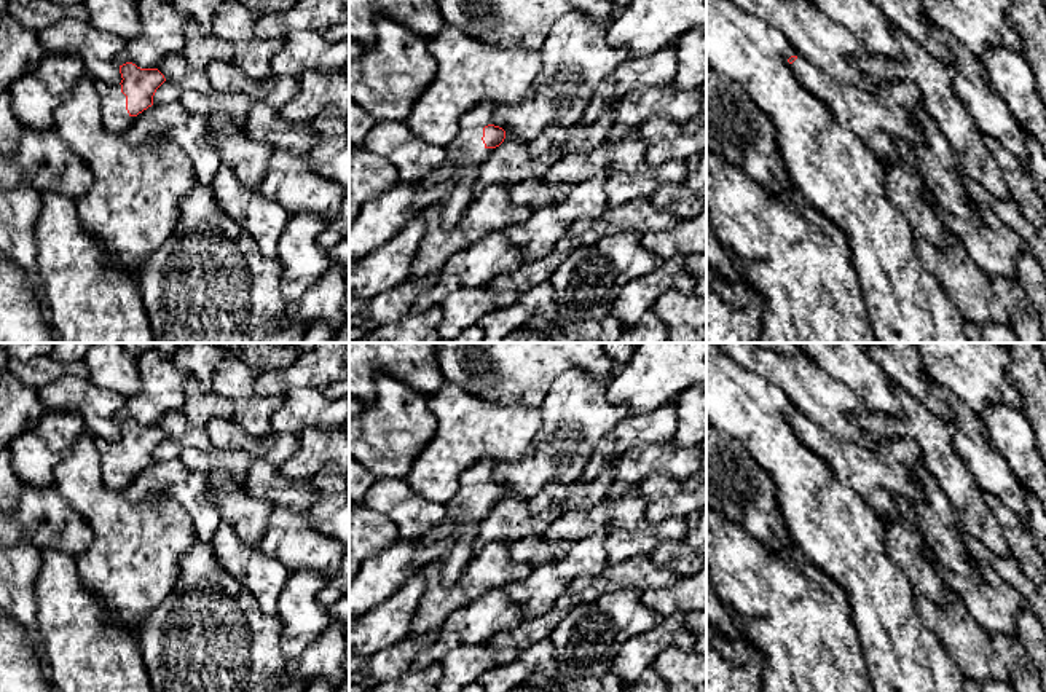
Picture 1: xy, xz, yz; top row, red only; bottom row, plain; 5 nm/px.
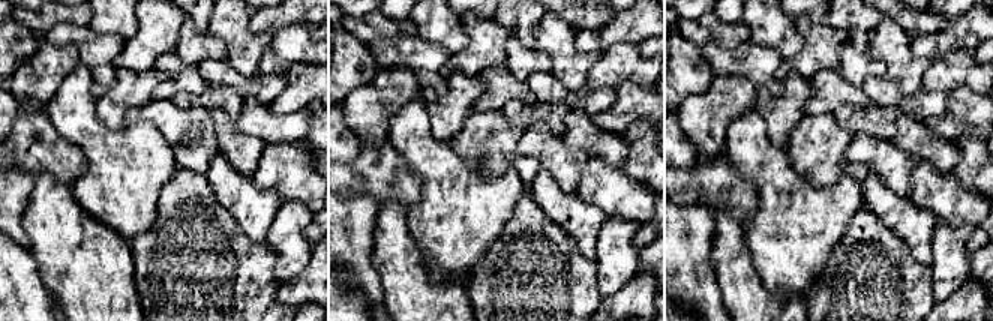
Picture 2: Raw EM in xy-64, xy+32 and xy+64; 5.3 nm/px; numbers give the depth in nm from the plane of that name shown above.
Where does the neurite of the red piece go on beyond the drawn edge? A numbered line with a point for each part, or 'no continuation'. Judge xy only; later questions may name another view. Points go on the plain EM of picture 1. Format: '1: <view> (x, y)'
1: xy (114, 472)

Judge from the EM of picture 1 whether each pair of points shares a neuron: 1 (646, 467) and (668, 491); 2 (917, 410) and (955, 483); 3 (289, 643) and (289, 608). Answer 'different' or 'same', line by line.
1: different
2: same
3: same

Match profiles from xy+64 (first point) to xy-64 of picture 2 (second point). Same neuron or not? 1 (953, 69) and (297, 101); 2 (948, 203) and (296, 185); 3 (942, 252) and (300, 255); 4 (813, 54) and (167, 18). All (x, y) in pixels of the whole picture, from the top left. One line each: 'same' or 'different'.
1: different
2: same
3: same
4: same

